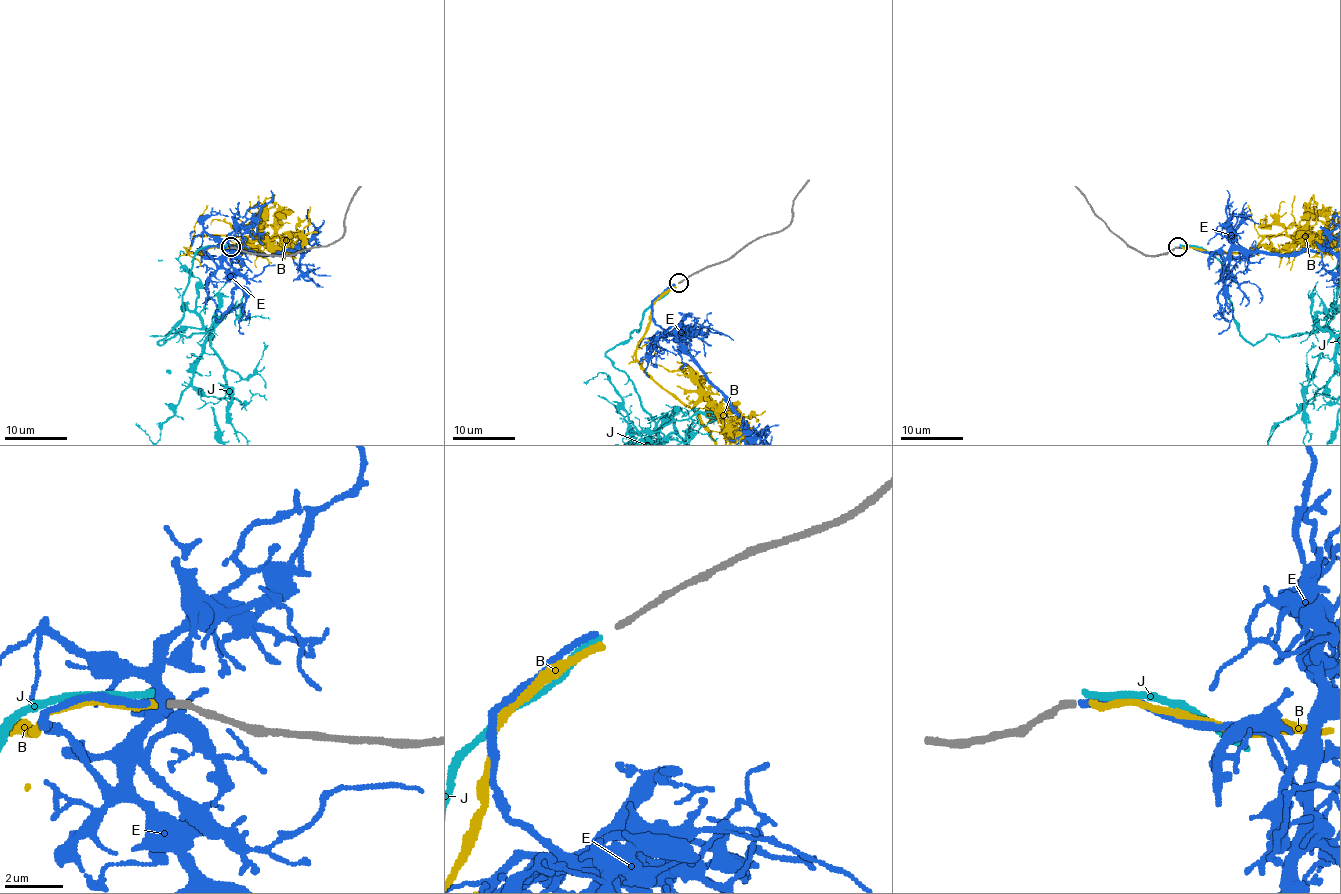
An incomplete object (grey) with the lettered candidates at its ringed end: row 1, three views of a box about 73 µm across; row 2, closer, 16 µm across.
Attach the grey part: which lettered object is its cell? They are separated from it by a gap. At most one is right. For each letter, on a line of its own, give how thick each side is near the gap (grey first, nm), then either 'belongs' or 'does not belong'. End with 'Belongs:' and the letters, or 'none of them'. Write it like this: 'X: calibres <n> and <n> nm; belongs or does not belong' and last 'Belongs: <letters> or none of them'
B: calibres 220 and 260 nm; does not belong
E: calibres 220 and 220 nm; belongs
J: calibres 220 and 220 nm; does not belong
Belongs: E

